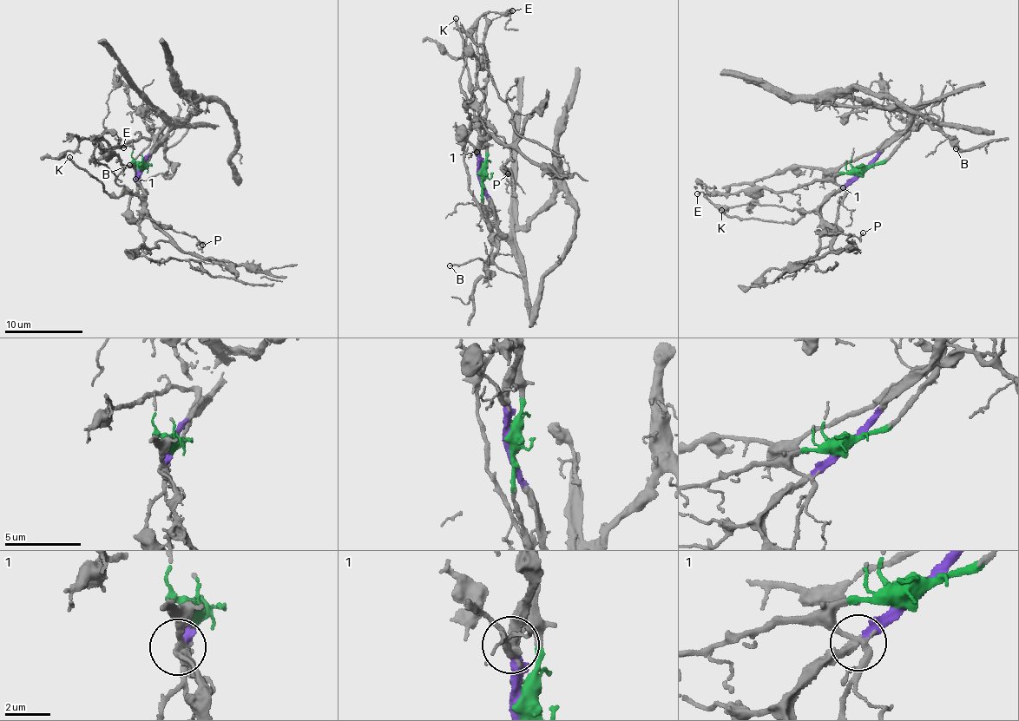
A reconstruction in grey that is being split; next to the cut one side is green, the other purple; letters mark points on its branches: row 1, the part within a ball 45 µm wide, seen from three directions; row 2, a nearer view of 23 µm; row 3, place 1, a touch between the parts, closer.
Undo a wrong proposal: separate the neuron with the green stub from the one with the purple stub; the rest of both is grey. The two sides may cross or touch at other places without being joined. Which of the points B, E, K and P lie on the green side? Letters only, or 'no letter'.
B, E, P

